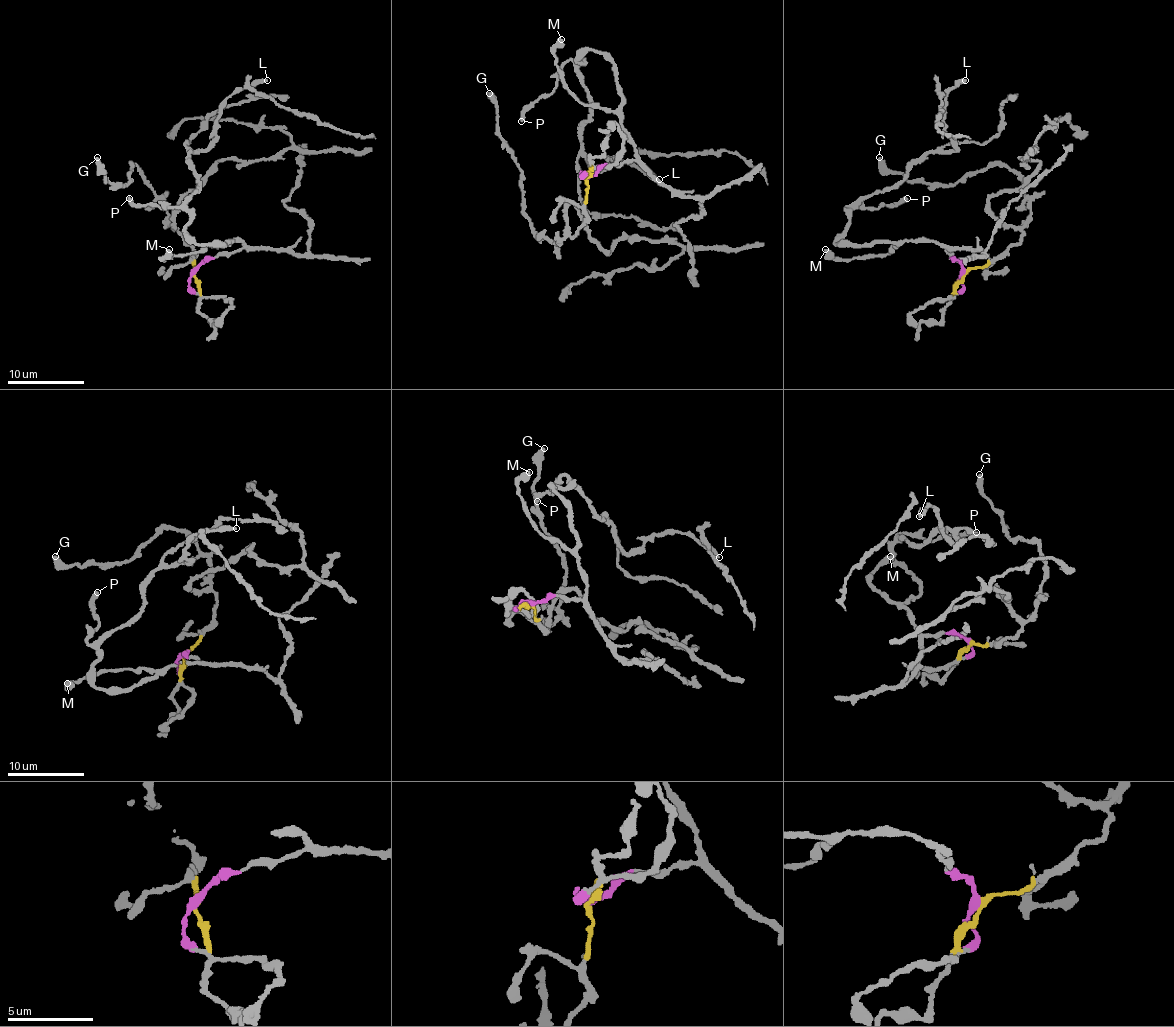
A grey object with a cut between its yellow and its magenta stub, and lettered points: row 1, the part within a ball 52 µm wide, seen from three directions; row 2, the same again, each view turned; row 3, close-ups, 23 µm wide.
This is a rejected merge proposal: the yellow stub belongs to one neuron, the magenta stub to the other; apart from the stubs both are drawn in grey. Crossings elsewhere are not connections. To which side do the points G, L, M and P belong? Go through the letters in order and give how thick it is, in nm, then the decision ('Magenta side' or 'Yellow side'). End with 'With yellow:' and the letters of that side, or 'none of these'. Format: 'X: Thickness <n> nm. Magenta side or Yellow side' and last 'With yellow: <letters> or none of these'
G: Thickness 400 nm. Yellow side
L: Thickness 300 nm. Magenta side
M: Thickness 550 nm. Magenta side
P: Thickness 400 nm. Magenta side
With yellow: G

